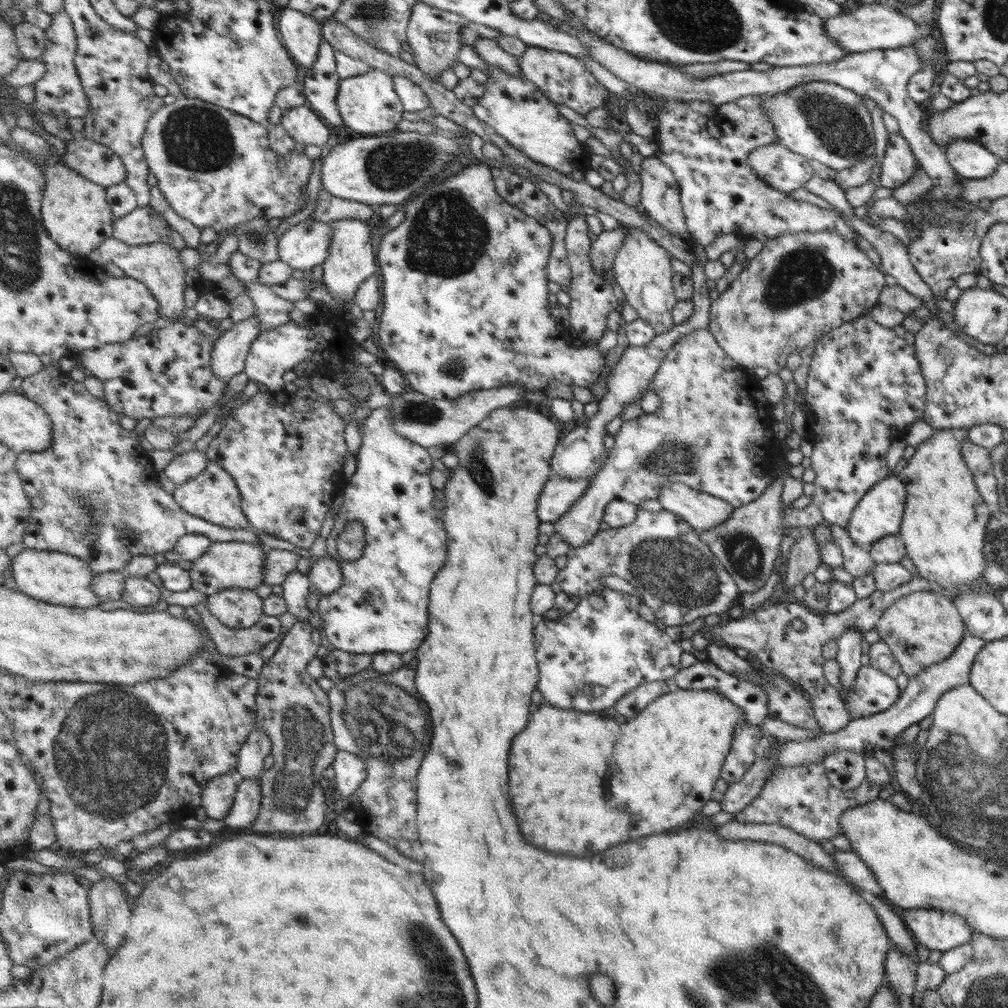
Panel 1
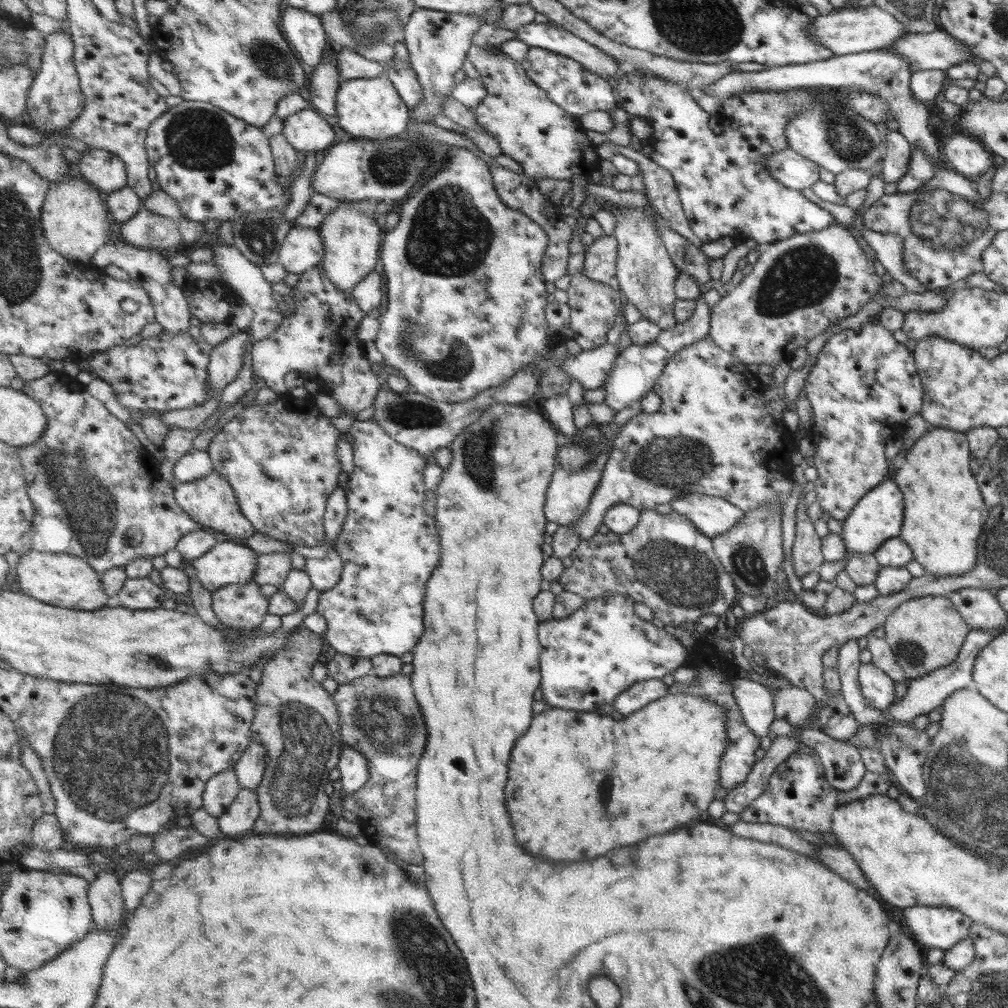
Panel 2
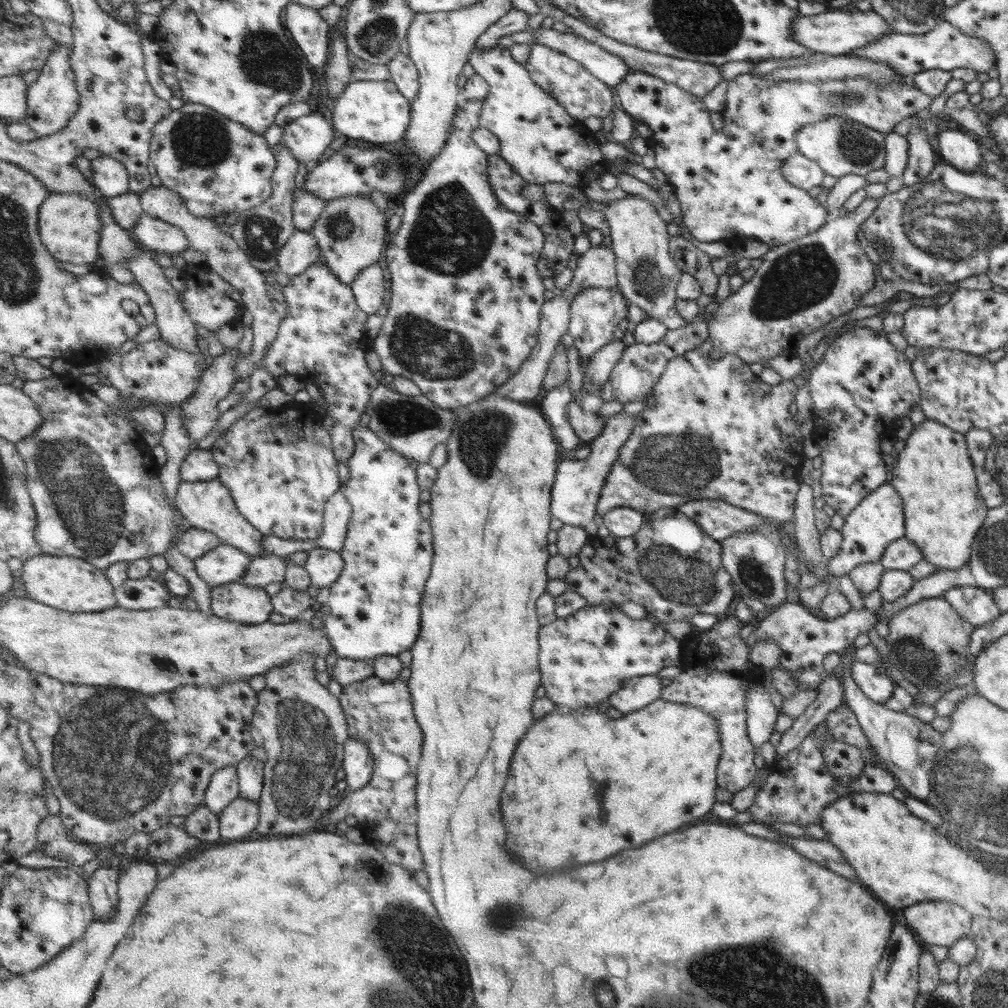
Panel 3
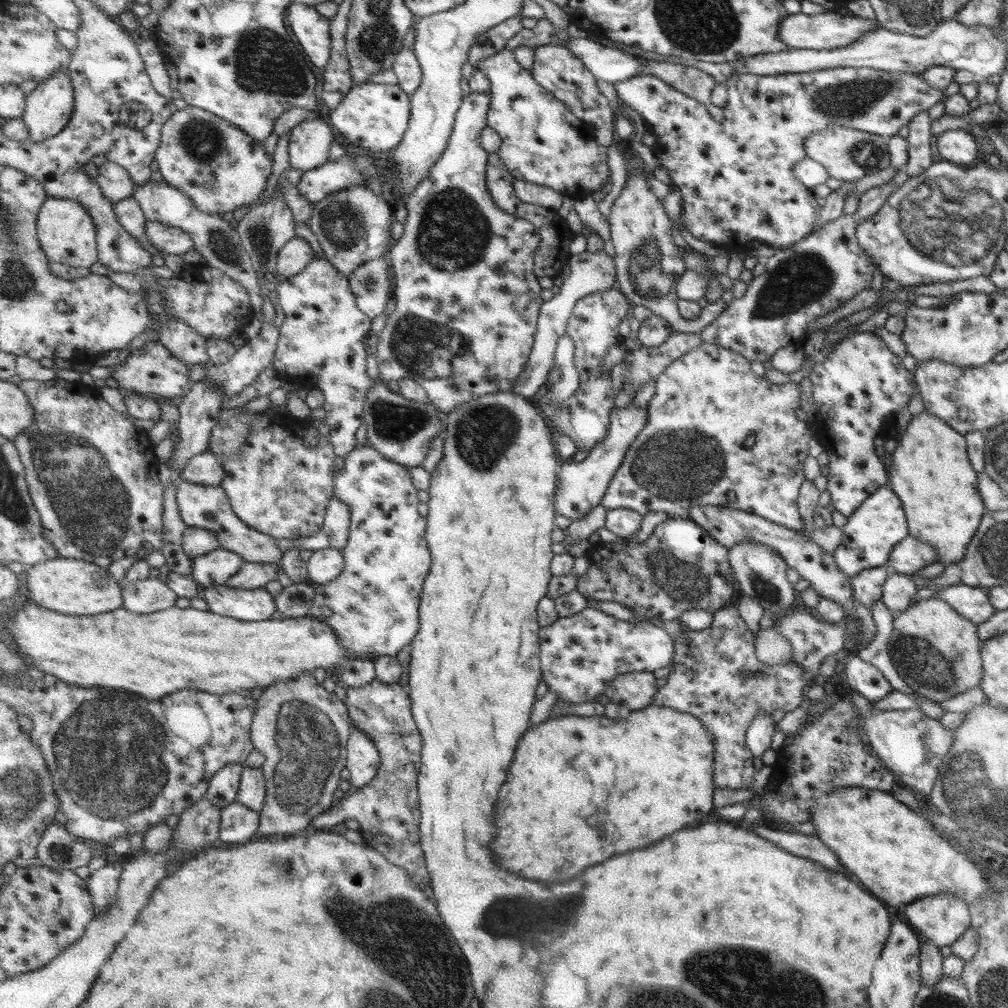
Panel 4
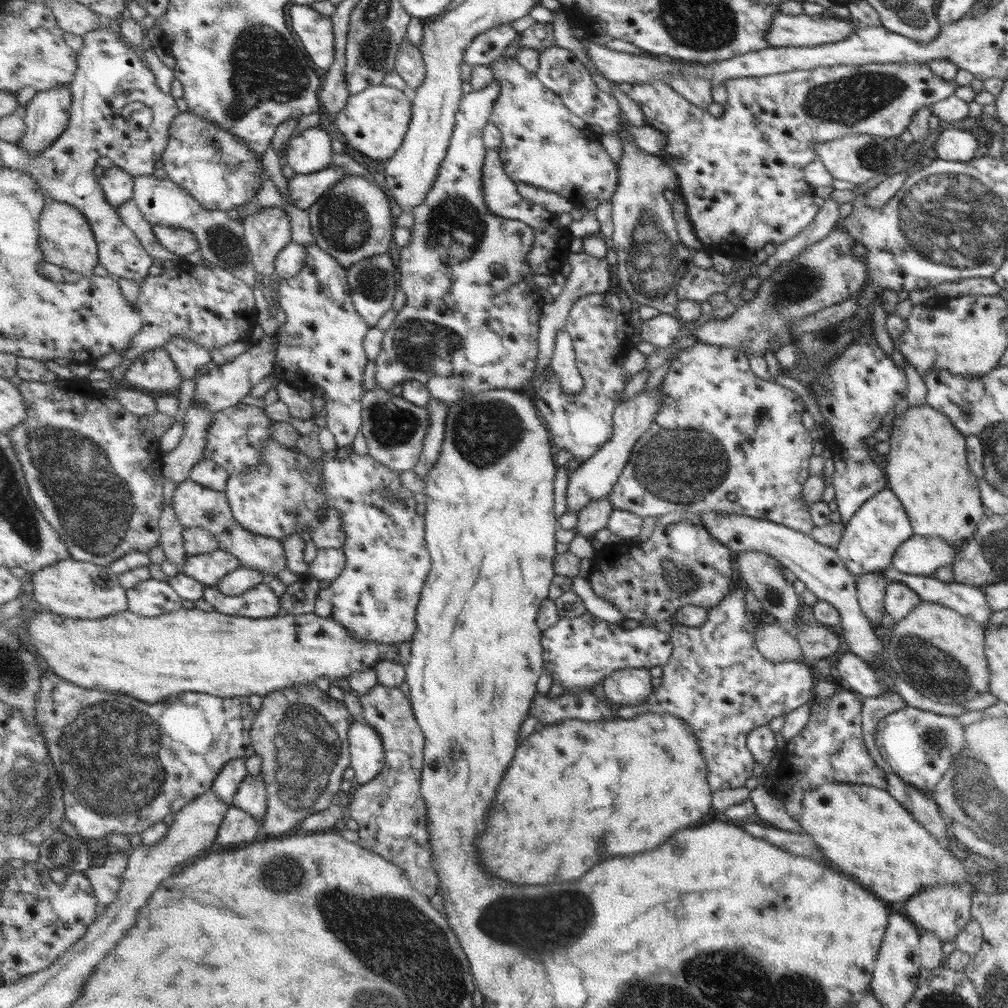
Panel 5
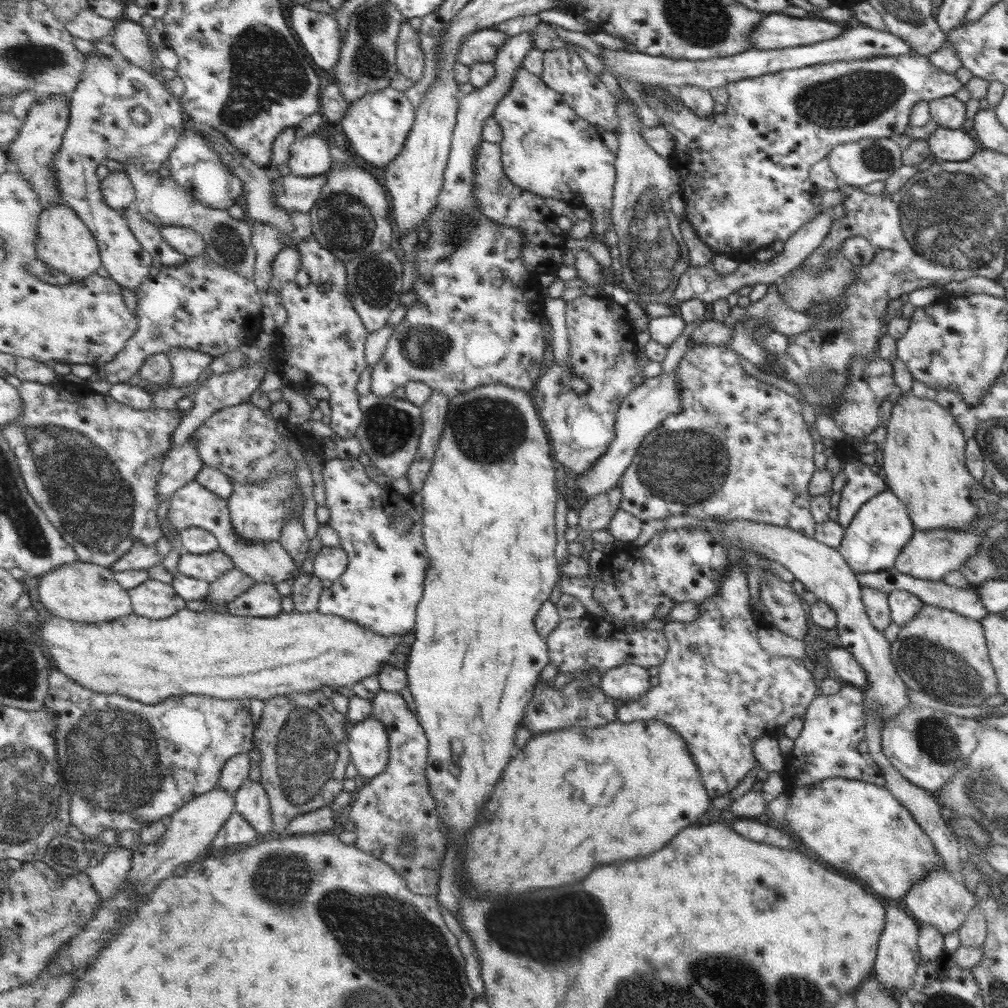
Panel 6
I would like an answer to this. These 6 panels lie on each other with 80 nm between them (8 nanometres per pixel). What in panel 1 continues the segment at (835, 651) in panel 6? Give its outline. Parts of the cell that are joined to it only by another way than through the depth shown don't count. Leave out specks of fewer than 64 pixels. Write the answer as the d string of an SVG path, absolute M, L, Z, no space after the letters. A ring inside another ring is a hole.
M861 665L854 678L854 686L849 689L849 693L844 699L852 718L859 718L888 709L897 700L899 693L897 685L895 685L895 681L891 677L882 673L875 666Z

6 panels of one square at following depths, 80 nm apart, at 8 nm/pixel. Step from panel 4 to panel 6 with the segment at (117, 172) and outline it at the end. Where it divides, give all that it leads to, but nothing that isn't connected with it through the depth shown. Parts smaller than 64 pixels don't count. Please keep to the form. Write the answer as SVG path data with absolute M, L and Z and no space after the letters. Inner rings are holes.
M124 170L111 172L103 179L103 198L116 211L133 206L136 200L134 183Z

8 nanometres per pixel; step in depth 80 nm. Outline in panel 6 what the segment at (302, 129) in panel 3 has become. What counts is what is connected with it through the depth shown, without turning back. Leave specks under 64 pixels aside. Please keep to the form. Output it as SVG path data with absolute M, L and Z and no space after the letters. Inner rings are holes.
M318 134L297 139L290 151L287 165L293 175L321 176L328 173L334 165L329 152L329 142Z

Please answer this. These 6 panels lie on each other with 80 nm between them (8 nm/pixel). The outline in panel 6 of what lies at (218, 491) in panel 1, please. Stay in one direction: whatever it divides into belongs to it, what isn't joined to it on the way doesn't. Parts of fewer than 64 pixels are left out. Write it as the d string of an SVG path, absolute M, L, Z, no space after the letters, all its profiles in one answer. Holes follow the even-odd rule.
M196 480L183 486L171 497L170 509L168 511L171 521L179 531L186 528L197 527L207 529L218 538L220 550L231 556L235 566L253 576L257 583L279 584L287 582L300 574L301 570L295 559L286 552L286 549L278 541L257 542L245 541L231 519L230 506L228 501L215 495L210 489L205 488Z

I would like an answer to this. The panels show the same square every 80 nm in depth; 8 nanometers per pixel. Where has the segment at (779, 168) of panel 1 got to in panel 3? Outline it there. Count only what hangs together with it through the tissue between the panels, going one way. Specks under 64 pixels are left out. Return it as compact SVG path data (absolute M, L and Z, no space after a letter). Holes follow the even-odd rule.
M795 153L783 161L781 172L789 184L806 191L813 186L820 186L824 175L818 164L799 153Z

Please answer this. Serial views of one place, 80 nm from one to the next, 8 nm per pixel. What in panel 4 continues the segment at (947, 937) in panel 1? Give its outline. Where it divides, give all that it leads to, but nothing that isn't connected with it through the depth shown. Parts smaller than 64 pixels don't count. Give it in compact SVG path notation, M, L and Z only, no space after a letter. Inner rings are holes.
M947 893L921 895L904 906L906 922L938 947L949 946L970 926L964 900Z

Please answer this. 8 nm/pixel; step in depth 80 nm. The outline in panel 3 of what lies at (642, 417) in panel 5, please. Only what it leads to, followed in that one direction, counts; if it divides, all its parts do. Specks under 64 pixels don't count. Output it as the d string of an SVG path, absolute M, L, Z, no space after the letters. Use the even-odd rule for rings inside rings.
M621 411L607 418L607 424L602 435L591 442L591 452L585 459L571 459L565 457L560 461L558 474L553 484L551 493L551 516L563 524L582 526L588 535L597 536L597 504L601 499L601 493L605 489L607 477L609 477L614 464L620 458L620 451L626 446L635 425L638 423L636 415Z

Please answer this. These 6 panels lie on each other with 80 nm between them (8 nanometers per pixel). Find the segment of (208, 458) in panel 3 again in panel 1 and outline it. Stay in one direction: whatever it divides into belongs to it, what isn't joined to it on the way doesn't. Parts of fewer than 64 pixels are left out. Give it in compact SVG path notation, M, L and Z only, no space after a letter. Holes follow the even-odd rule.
M193 449L184 453L177 453L175 458L164 468L164 473L177 486L197 479L208 467L210 460L203 451Z

